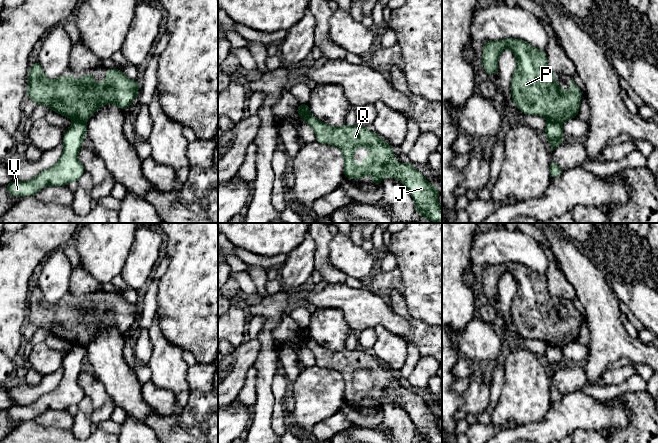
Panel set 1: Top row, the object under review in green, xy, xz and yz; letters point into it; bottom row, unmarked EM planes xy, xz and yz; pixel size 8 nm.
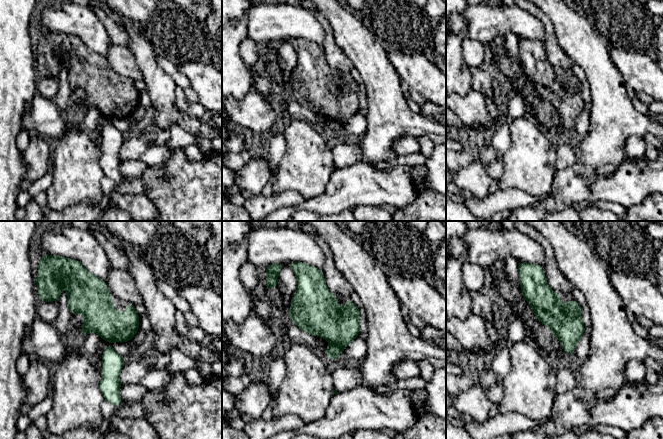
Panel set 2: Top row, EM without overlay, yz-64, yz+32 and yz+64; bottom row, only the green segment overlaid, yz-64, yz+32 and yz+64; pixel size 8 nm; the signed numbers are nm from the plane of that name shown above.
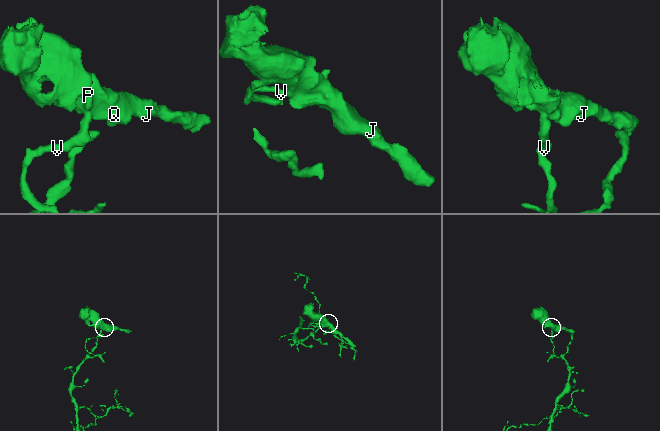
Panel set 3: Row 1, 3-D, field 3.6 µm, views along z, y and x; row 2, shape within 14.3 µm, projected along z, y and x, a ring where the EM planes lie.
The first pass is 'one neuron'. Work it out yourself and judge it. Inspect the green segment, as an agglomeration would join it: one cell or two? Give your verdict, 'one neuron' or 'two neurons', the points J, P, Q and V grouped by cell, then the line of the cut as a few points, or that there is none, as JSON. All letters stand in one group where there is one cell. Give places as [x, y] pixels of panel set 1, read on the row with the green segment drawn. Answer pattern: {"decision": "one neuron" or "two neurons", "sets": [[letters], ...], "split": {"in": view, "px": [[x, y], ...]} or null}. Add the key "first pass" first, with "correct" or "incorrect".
{"first pass": "incorrect", "decision": "two neurons", "sets": [["J", "P", "Q"], ["V"]], "split": {"in": "yz", "px": [[547, 120], [553, 120], [560, 125]]}}

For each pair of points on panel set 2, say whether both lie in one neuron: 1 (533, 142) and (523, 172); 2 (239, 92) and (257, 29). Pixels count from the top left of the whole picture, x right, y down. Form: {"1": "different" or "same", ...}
{"1": "same", "2": "different"}

